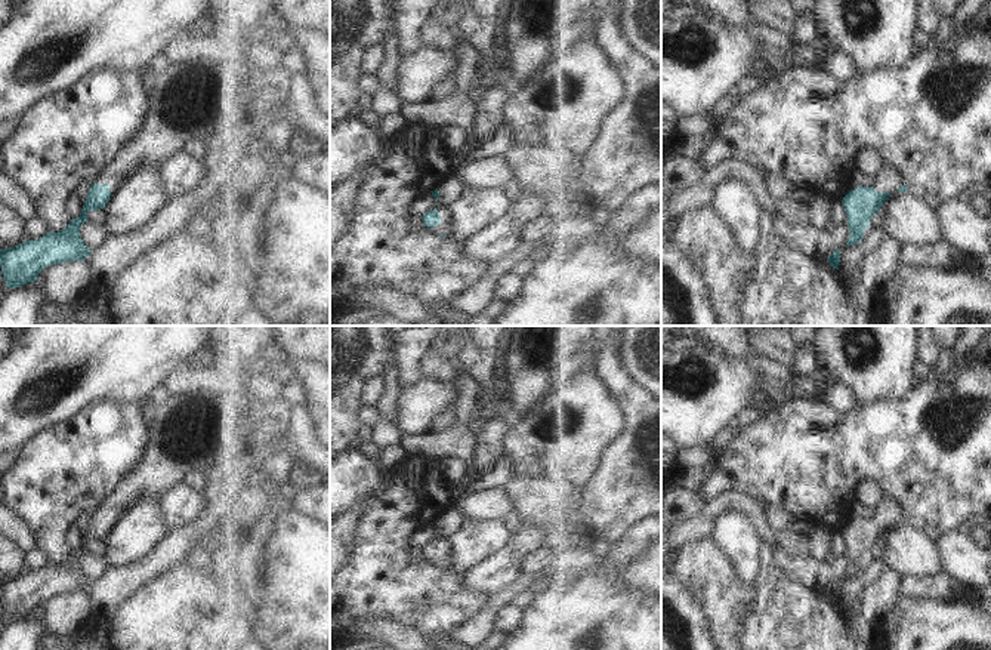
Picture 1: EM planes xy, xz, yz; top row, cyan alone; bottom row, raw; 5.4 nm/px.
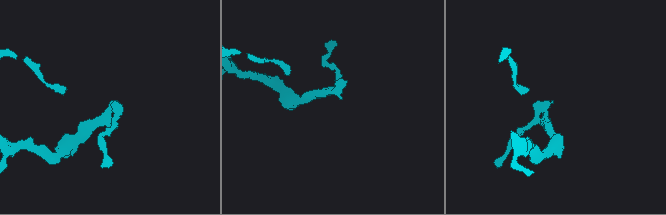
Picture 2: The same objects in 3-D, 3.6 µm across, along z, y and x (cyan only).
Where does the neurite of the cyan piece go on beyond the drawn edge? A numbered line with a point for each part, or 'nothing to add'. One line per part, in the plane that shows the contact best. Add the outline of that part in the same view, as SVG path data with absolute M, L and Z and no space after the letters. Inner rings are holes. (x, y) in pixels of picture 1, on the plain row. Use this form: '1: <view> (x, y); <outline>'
1: xz (444, 560); M433 537L430 542L433 542L433 540L436 540L439 543L441 554L433 560L426 558L426 561L433 564L435 567L442 567L445 572L448 572L451 567L451 551L447 543L447 539Z

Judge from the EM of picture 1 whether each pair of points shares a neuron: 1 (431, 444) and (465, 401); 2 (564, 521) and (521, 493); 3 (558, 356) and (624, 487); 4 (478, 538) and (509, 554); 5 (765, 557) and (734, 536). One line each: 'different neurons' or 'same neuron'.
1: same neuron
2: same neuron
3: different neurons
4: different neurons
5: different neurons

